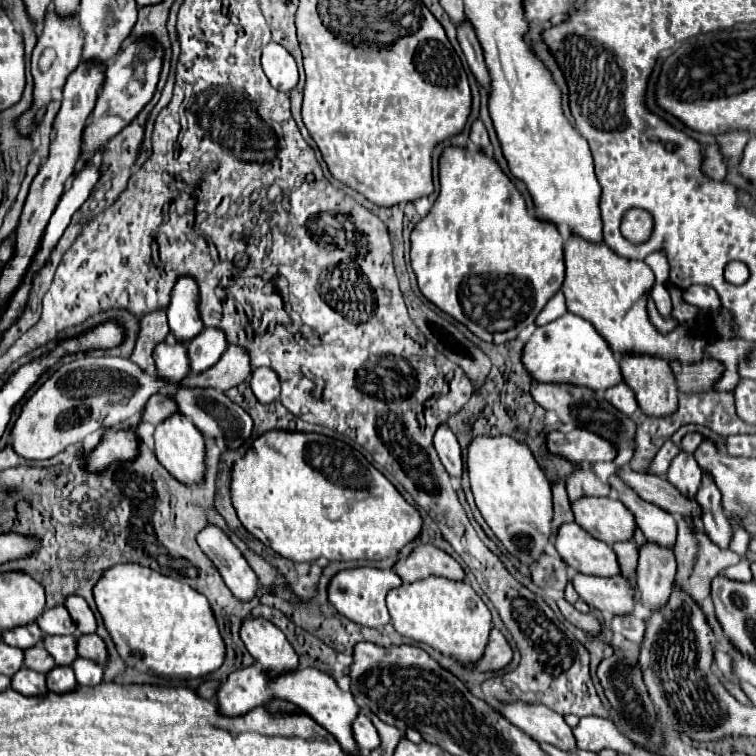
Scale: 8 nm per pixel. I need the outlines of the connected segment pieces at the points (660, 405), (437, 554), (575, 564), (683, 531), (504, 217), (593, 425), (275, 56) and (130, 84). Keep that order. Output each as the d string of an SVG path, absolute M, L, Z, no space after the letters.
M635 355L635 357L619 357L619 365L621 365L623 379L631 387L631 391L635 393L635 399L637 399L643 415L667 417L667 415L673 415L677 411L681 393L677 387L677 379L667 363L663 363L661 359L655 359L655 357Z
M421 545L409 557L401 557L395 563L395 573L405 583L415 583L427 579L429 575L445 577L451 581L465 581L465 571L461 565L451 555L433 545Z
M565 523L559 529L555 549L561 555L561 559L577 573L599 577L621 575L615 551L607 543L591 537L577 523Z
M675 515L677 523L679 523L679 535L677 535L677 543L673 547L675 559L677 559L677 575L675 575L675 587L681 587L699 607L703 603L705 597L709 597L709 589L711 589L711 579L725 567L739 563L743 557L729 551L729 549L721 549L715 547L715 543L711 543L711 539L707 539L707 535L691 535L691 531L687 531L687 523L683 523L683 517Z
M459 147L445 149L441 155L441 161L439 161L439 183L441 183L441 191L439 191L435 205L431 207L429 215L423 217L415 225L415 229L411 233L411 267L417 275L419 289L435 307L439 307L443 313L451 315L455 321L463 323L473 335L477 335L485 343L493 343L493 345L507 343L507 341L515 339L521 329L525 329L527 325L533 325L535 317L541 313L545 303L559 291L563 277L565 277L563 237L559 231L555 231L555 227L543 227L543 223L535 223L535 219L531 219L531 213L527 211L527 205L525 205L523 197L519 195L519 191L515 189L515 185L501 171L501 167L493 159L489 159L483 151L469 151L469 149L459 149Z
M533 383L531 395L543 409L555 411L561 423L573 423L575 427L593 431L599 437L607 439L617 449L617 457L613 459L613 463L617 467L629 465L629 461L635 455L637 425L635 425L635 421L631 417L627 417L621 411L617 411L615 407L611 407L611 403L607 403L603 399L603 393L585 389L585 387L559 387L559 385L553 385L553 383Z
M269 43L263 49L263 71L269 79L269 83L283 93L291 93L295 89L295 85L299 83L299 71L297 71L297 63L291 57L291 53L285 51L285 47L277 45L277 43Z
M141 39L127 45L113 63L107 65L105 83L99 93L97 105L91 113L91 123L83 131L83 161L91 159L111 137L115 137L131 119L145 107L145 103L153 97L159 73L161 73L161 47L155 47L151 39Z

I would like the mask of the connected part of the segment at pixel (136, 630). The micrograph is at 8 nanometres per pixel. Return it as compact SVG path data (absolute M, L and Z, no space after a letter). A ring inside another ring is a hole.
M125 563L125 565L115 565L109 571L105 571L103 579L93 589L97 609L103 617L105 629L109 631L121 659L127 663L127 667L143 671L143 667L151 669L157 675L165 677L179 677L179 679L197 679L205 677L213 671L217 671L223 661L225 661L225 643L221 639L217 619L213 615L213 609L209 601L191 589L185 583L179 583L171 577L159 575L157 571L135 565L135 563Z

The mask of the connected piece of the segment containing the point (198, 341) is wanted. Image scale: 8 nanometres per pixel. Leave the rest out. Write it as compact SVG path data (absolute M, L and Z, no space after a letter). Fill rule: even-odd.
M203 329L189 345L189 373L203 373L213 367L227 349L225 335L219 329Z

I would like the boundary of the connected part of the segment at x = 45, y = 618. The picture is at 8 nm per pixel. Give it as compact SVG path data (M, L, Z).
M57 605L53 609L47 609L39 619L37 625L45 635L73 635L75 623L69 617L69 611L63 605Z

